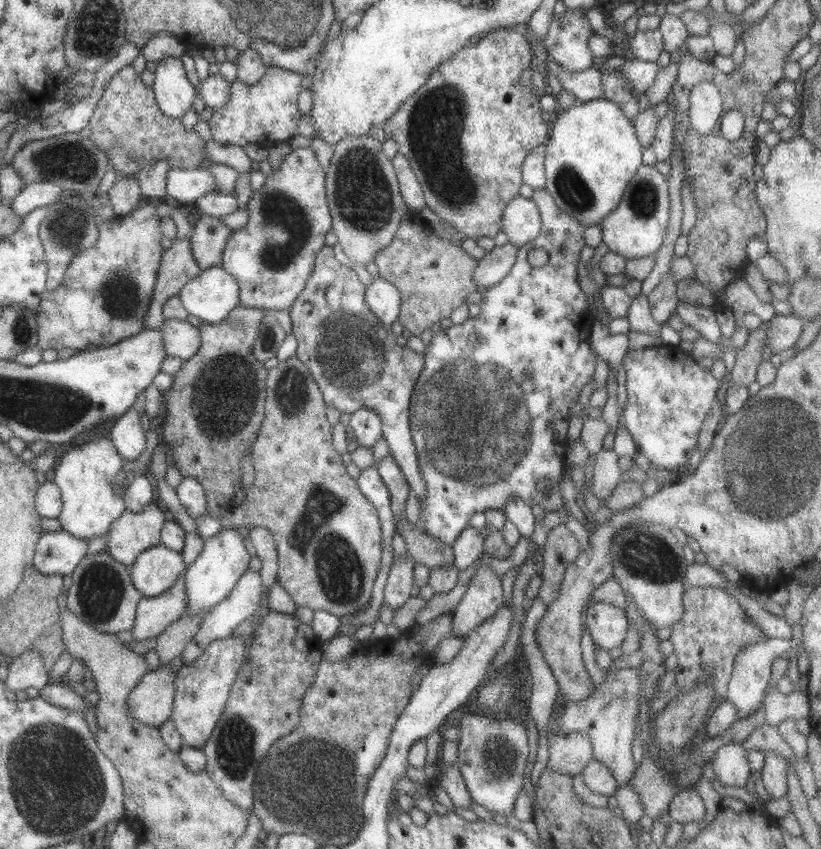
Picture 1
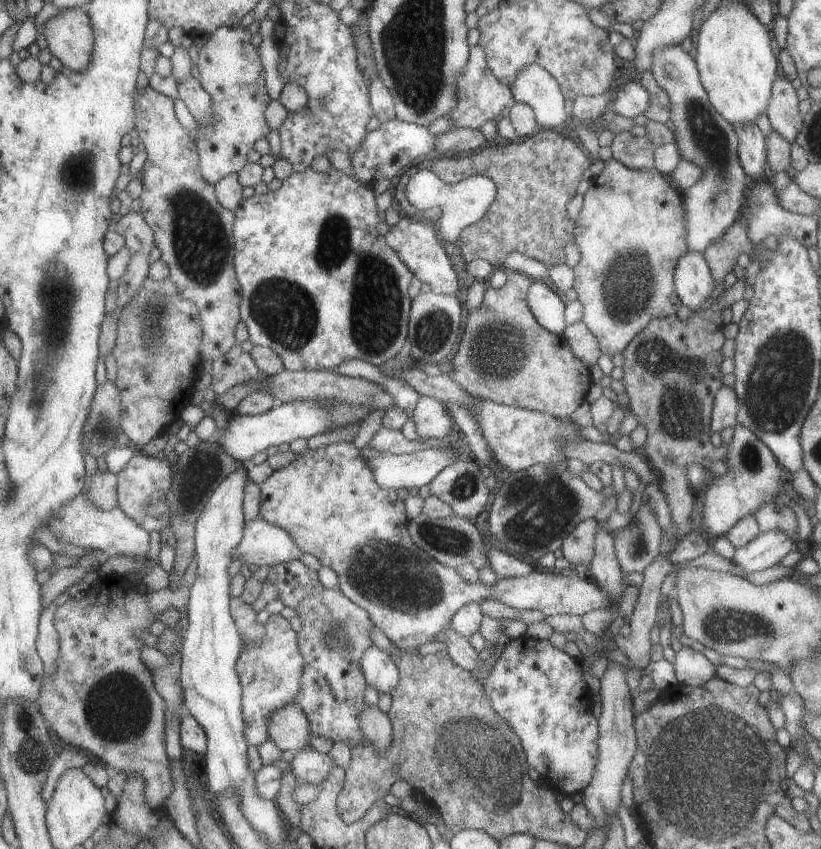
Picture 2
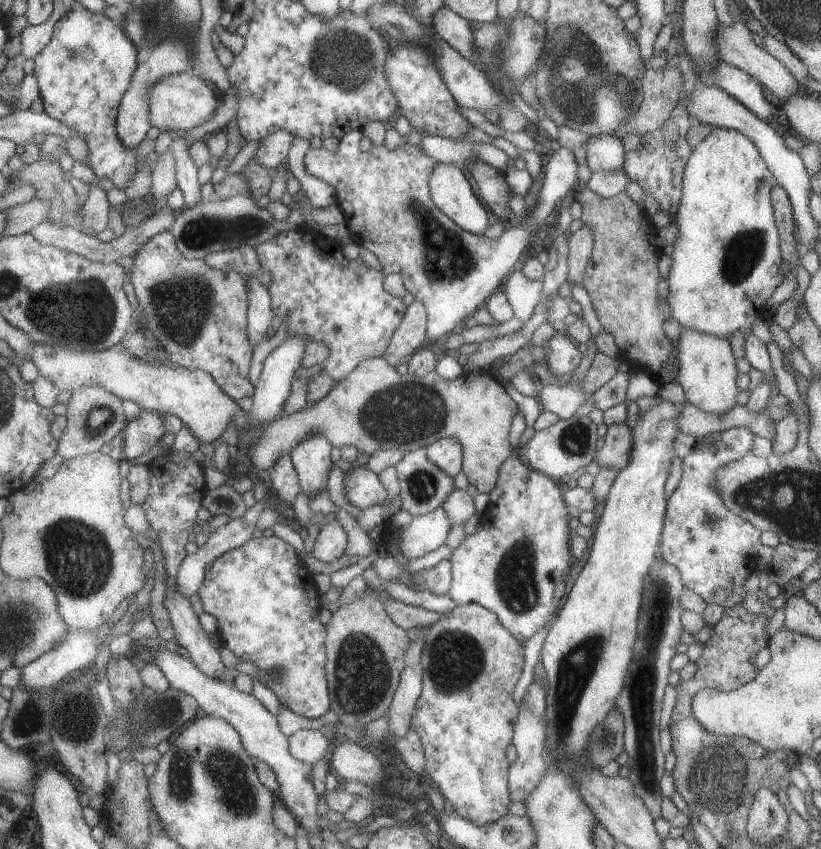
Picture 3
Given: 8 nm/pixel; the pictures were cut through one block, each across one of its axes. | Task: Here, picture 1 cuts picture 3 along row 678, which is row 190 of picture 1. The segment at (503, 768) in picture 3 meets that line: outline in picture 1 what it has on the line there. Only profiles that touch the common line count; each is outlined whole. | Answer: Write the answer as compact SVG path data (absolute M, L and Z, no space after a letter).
M510 28L490 31L478 37L473 43L467 45L466 49L463 49L461 53L456 54L454 59L442 65L426 83L426 86L423 86L413 97L410 97L402 109L390 119L384 128L386 135L398 142L401 153L407 156L410 162L412 162L412 166L419 176L421 185L424 187L429 208L440 216L440 218L446 219L458 232L460 231L468 235L468 238L475 240L482 236L490 236L492 238L500 232L500 226L502 226L502 221L504 220L504 208L512 201L514 196L519 195L518 188L522 186L523 178L520 178L520 176L523 176L523 174L520 174L520 168L523 168L522 160L525 160L534 148L545 144L549 139L550 127L542 120L543 110L540 110L538 100L536 100L536 104L532 104L530 102L530 98L532 98L530 90L526 90L520 84L520 74L530 66L530 60L532 60L532 48L530 48L528 40L522 34L510 32Z

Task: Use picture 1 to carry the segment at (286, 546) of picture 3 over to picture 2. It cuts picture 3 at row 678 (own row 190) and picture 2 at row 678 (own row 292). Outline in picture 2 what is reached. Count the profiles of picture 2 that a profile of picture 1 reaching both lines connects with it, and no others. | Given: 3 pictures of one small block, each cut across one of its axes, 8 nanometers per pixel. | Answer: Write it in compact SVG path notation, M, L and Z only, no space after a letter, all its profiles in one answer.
M280 614L272 615L265 625L265 642L261 645L246 645L237 666L243 682L245 719L248 722L246 736L251 747L260 747L271 738L269 726L273 714L294 703L300 695L306 664L301 651L299 632L294 630L289 618Z

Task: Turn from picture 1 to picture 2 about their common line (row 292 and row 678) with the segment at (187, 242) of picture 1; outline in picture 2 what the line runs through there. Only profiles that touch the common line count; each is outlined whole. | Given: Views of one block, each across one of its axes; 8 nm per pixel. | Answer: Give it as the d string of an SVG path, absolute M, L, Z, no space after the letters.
M182 646L176 655L167 655L160 647L144 648L143 659L156 678L157 689L169 703L168 751L171 762L180 762L184 756L182 721L186 713L185 688L181 683L183 669Z

